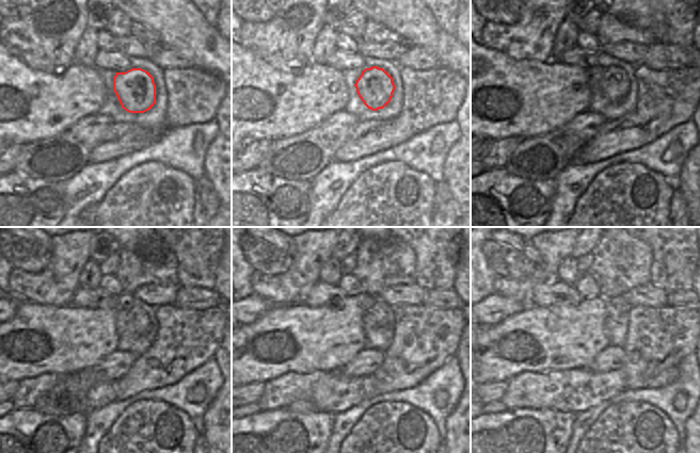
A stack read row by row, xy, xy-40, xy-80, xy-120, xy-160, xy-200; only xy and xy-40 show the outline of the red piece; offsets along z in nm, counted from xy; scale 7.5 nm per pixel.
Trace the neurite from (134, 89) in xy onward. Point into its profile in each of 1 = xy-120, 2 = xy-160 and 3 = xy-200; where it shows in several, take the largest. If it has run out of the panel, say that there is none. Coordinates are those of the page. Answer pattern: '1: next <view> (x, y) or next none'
1: next xy-120 (138, 321)
2: next xy-160 (378, 310)
3: next xy-200 (617, 306)

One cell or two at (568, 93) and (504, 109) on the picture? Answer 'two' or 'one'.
one

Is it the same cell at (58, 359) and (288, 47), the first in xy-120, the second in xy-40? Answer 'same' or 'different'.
different

